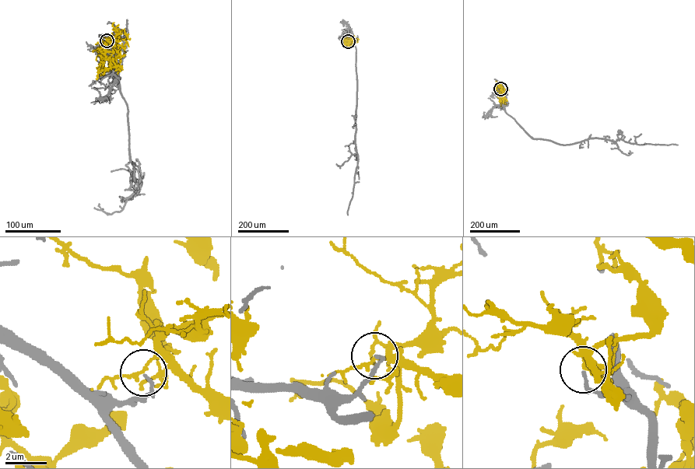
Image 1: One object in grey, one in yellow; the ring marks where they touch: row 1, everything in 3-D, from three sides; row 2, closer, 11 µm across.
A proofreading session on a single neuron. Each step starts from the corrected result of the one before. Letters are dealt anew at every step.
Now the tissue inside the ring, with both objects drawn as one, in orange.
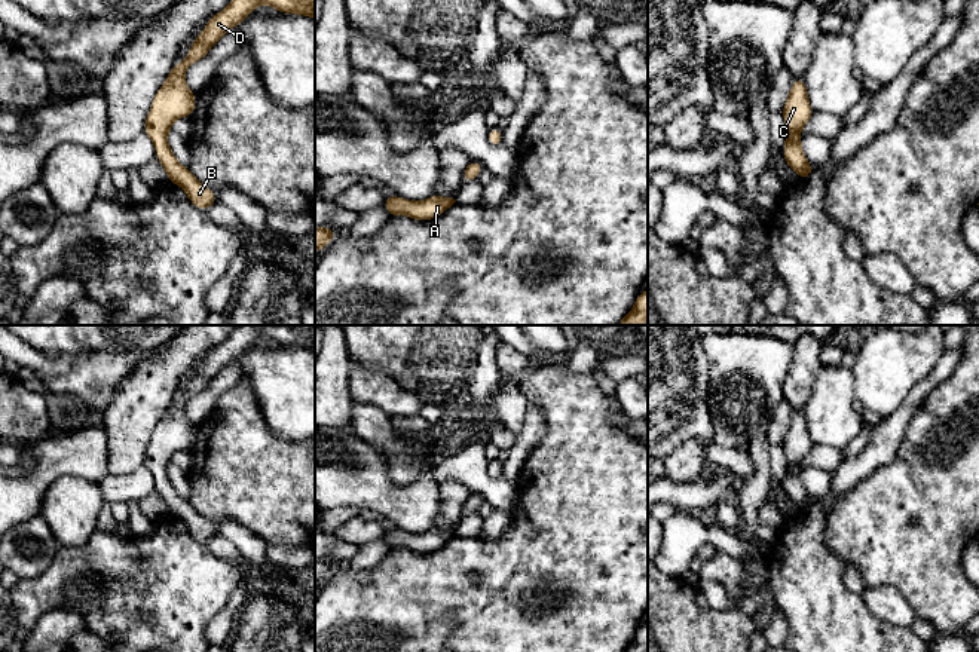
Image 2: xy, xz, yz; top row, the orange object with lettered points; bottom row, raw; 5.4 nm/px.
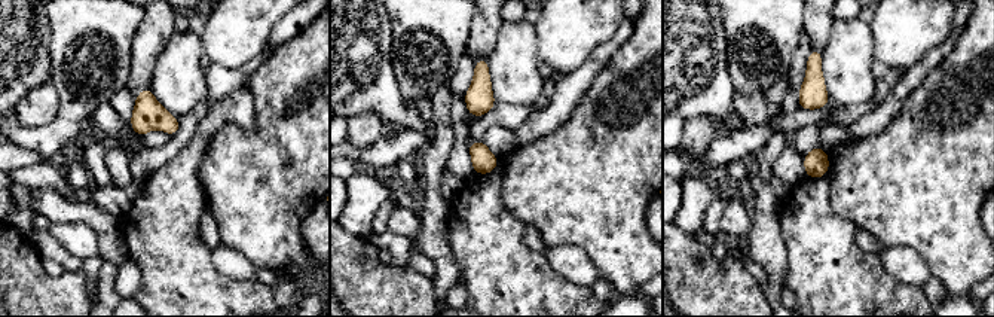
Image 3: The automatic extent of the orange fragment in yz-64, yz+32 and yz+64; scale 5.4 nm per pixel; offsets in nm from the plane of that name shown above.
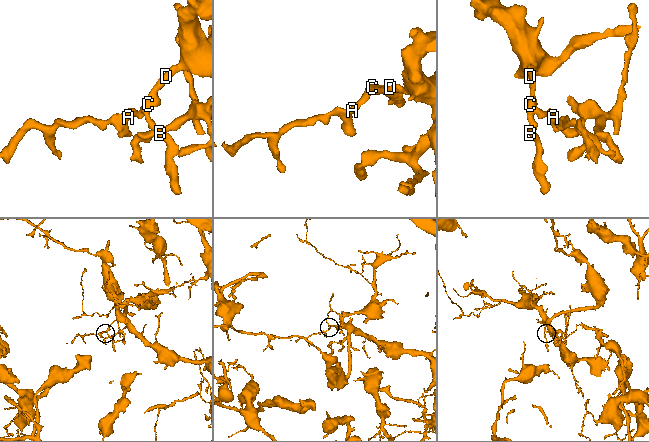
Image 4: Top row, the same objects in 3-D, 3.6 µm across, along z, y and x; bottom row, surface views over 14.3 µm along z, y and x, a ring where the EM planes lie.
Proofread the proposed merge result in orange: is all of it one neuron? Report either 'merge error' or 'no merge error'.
merge error

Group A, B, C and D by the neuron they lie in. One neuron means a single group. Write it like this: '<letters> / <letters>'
A C D / B

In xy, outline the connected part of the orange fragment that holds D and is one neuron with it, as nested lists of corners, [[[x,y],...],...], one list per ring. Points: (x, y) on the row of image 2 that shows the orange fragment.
[[[230,0],[226,9],[209,18],[192,43],[186,59],[174,64],[166,80],[155,94],[146,117],[144,134],[153,141],[156,150],[169,147],[168,132],[171,125],[180,117],[190,117],[195,111],[196,94],[189,89],[184,80],[186,70],[201,61],[224,34],[235,25],[242,24],[261,3],[281,13],[303,15],[315,19],[315,0]]]

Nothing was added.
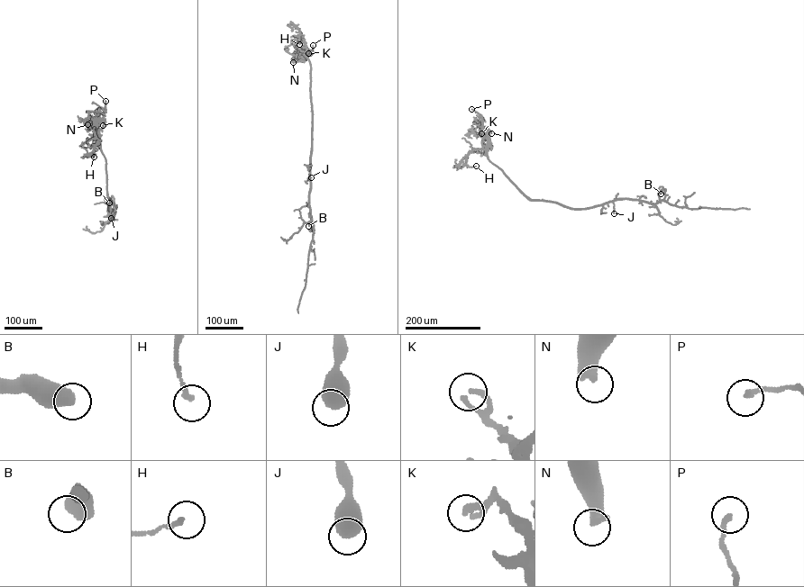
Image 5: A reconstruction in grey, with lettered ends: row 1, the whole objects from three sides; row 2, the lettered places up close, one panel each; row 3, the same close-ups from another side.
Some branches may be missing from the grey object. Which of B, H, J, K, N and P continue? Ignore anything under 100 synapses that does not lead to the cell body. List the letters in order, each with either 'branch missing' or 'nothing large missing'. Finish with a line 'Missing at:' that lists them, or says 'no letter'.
B: nothing large missing
H: nothing large missing
J: nothing large missing
K: nothing large missing
N: branch missing
P: nothing large missing
Missing at: N

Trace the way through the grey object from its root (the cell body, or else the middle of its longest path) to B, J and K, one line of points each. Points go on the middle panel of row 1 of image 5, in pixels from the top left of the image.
B: (312, 147), (309, 204), (313, 224), (310, 223), (308, 226)
J: (312, 147), (307, 178), (311, 177)
K: (312, 147), (310, 64), (306, 56), (303, 58), (308, 53)

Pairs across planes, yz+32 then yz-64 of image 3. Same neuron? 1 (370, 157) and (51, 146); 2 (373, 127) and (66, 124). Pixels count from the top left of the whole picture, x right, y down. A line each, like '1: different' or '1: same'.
1: different
2: different

